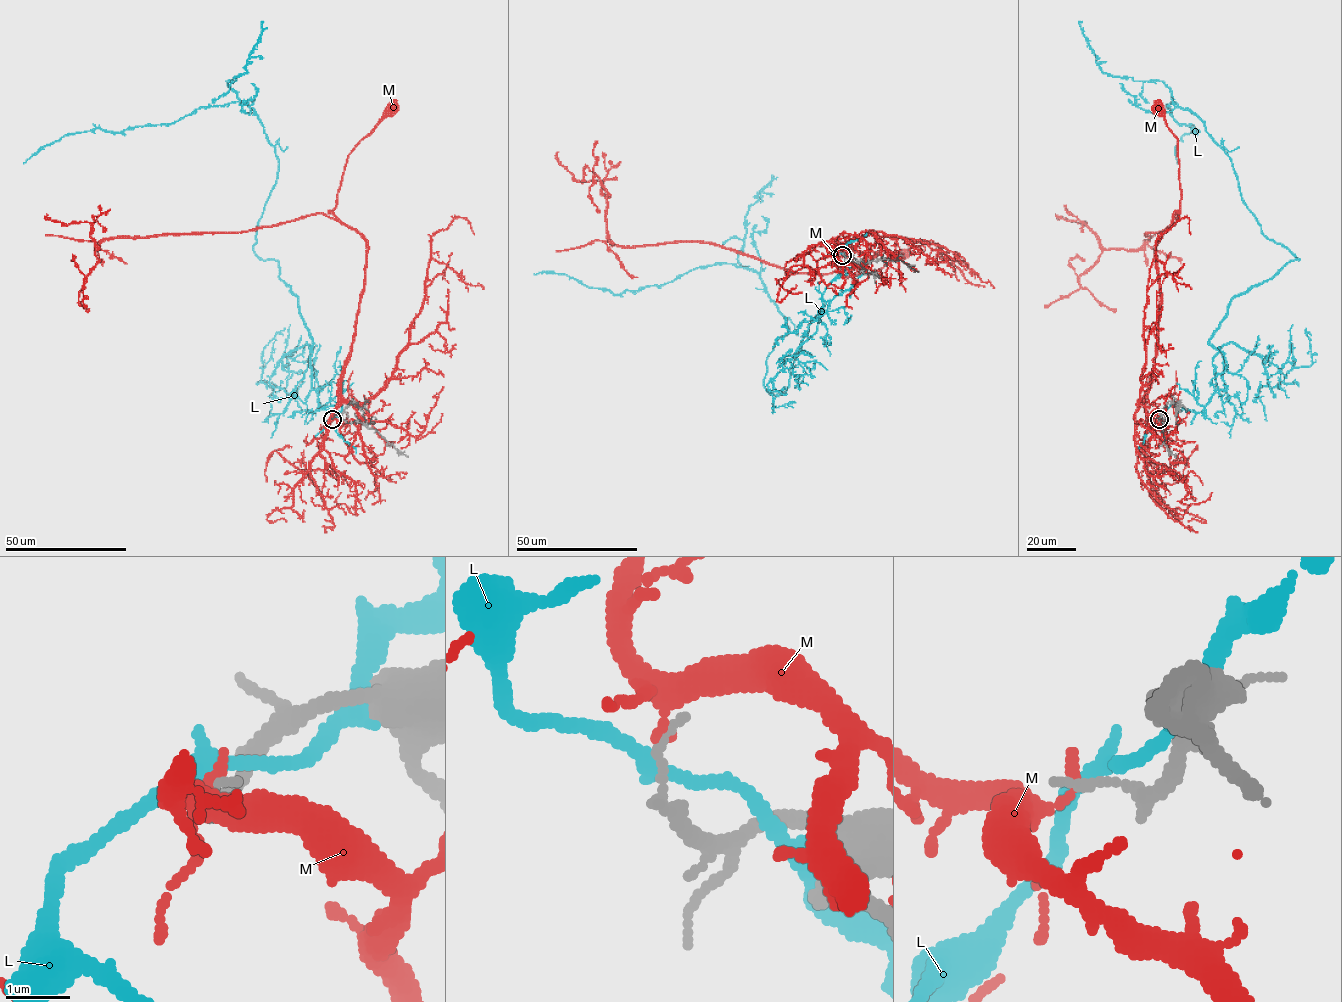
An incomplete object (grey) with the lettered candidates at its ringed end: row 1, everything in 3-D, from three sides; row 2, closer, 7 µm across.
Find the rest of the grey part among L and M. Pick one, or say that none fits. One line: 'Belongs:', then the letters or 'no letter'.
Belongs: no letter

